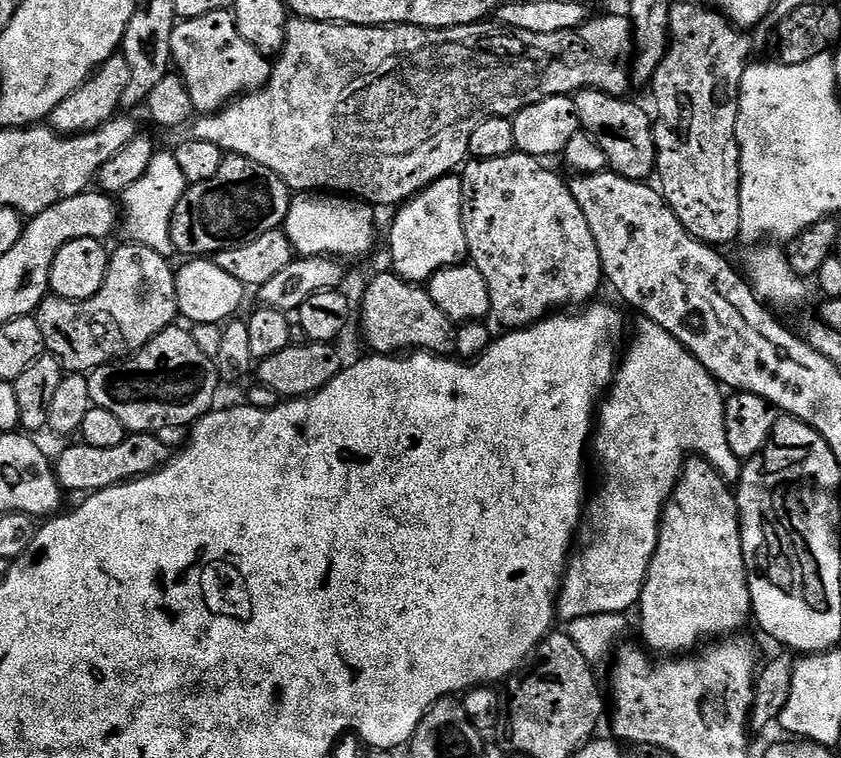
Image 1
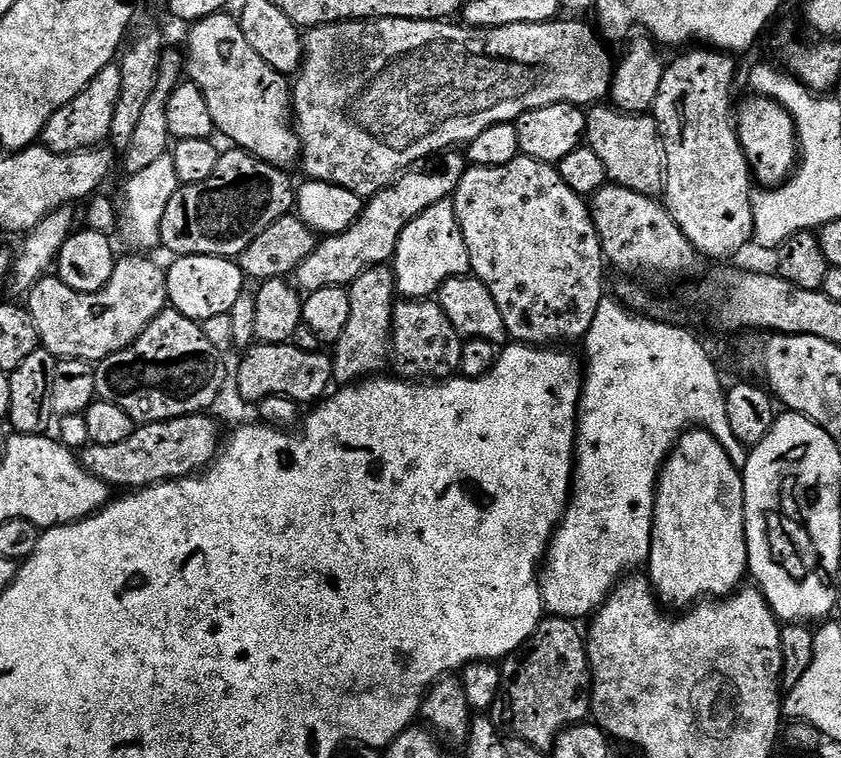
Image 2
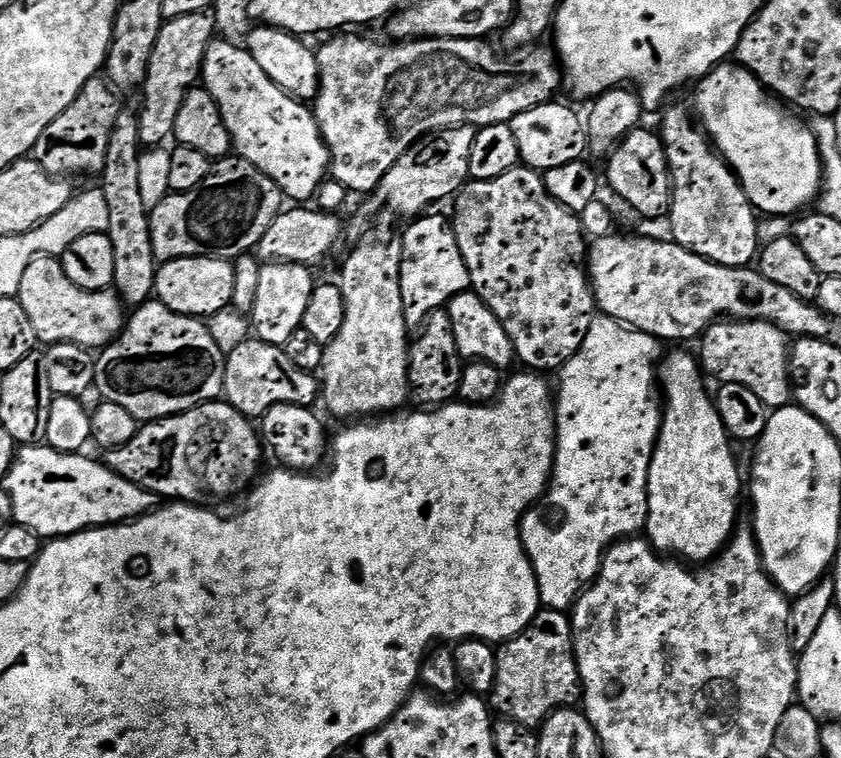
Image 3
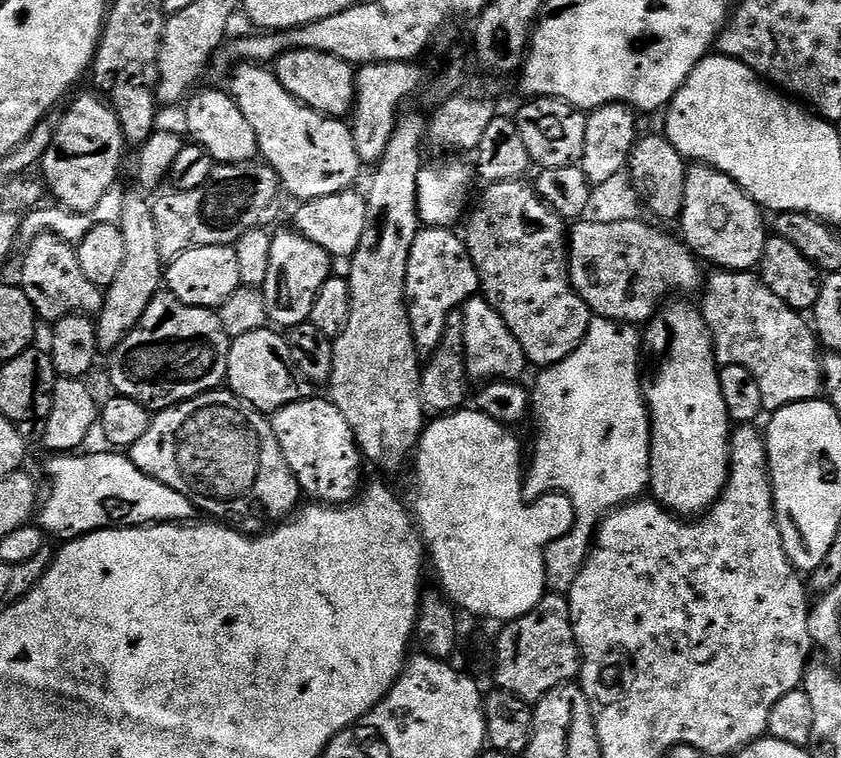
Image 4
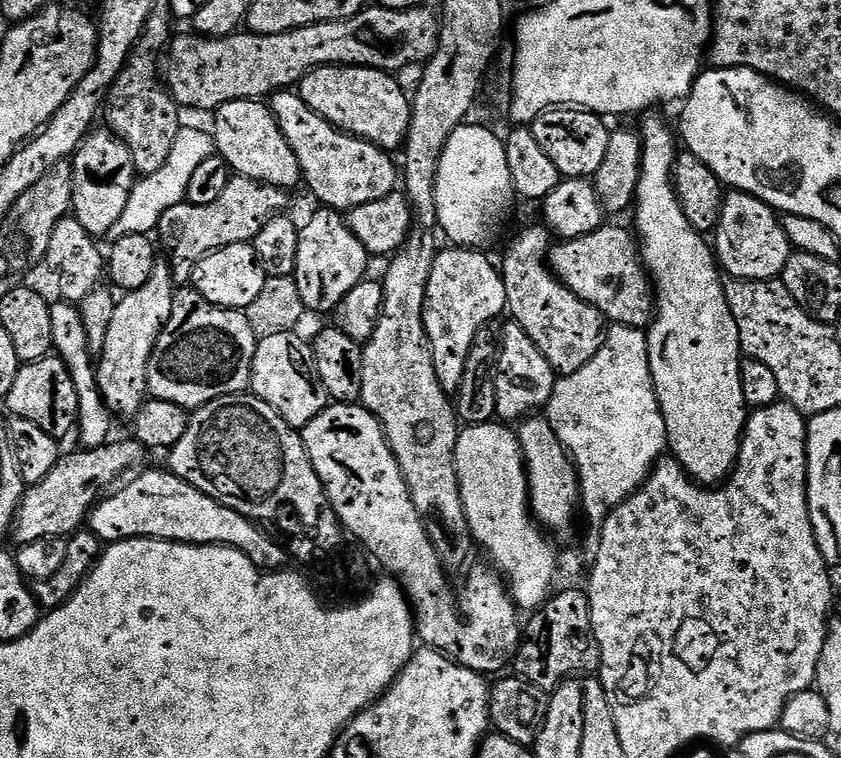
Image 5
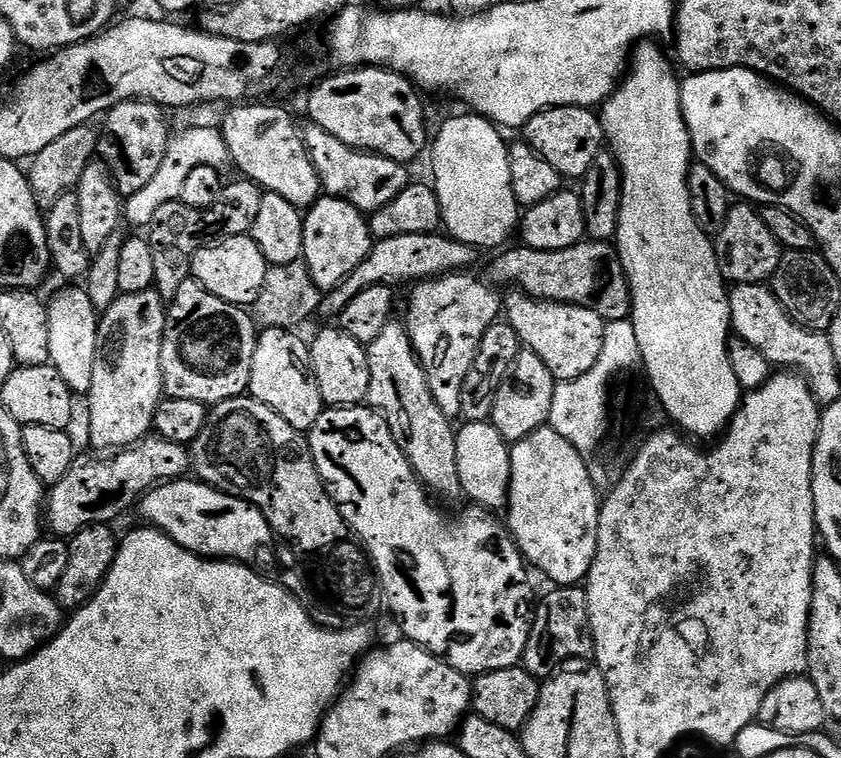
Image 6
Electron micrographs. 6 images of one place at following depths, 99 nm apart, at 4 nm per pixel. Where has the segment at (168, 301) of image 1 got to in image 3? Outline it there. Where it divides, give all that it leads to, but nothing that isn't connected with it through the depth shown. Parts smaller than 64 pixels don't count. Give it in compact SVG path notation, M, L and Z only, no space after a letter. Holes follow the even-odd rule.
M39 256L26 266L18 289L22 310L34 325L34 334L41 345L80 344L87 350L103 350L126 328L124 312L115 291L87 292L66 278L63 263L54 256Z

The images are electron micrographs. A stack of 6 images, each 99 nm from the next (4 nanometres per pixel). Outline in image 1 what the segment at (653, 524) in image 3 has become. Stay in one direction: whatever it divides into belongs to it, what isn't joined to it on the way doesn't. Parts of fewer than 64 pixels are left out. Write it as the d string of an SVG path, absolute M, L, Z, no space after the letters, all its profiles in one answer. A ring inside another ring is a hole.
M693 455L685 460L680 480L664 508L664 516L660 520L660 541L654 550L646 582L642 586L639 612L640 632L645 640L643 643L653 653L664 652L660 654L691 653L713 638L739 633L743 629L740 627L752 616L736 494L729 481L721 478L720 472L703 456Z

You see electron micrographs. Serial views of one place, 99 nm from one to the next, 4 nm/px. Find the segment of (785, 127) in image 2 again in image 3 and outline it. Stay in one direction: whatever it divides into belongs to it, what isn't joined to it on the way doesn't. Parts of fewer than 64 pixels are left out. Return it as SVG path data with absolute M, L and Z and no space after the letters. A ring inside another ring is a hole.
M739 63L717 64L699 81L698 87L700 89L696 92L695 115L709 141L714 145L715 151L724 157L725 162L736 173L748 201L757 213L768 218L780 218L788 214L784 212L799 213L807 209L807 204L811 200L813 203L820 195L824 174L824 166L820 163L820 147L816 144L816 136L811 127L807 123L803 124L795 111L778 102L777 97L771 95L756 76L740 67Z

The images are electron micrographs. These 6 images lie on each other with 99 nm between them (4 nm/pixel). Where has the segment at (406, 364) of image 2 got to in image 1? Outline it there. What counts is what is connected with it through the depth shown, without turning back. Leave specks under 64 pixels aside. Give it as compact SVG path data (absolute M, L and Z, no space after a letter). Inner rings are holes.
M391 270L380 272L368 284L358 304L364 340L376 354L404 354L409 350L448 354L454 348L454 325L430 298L427 287L403 280Z

